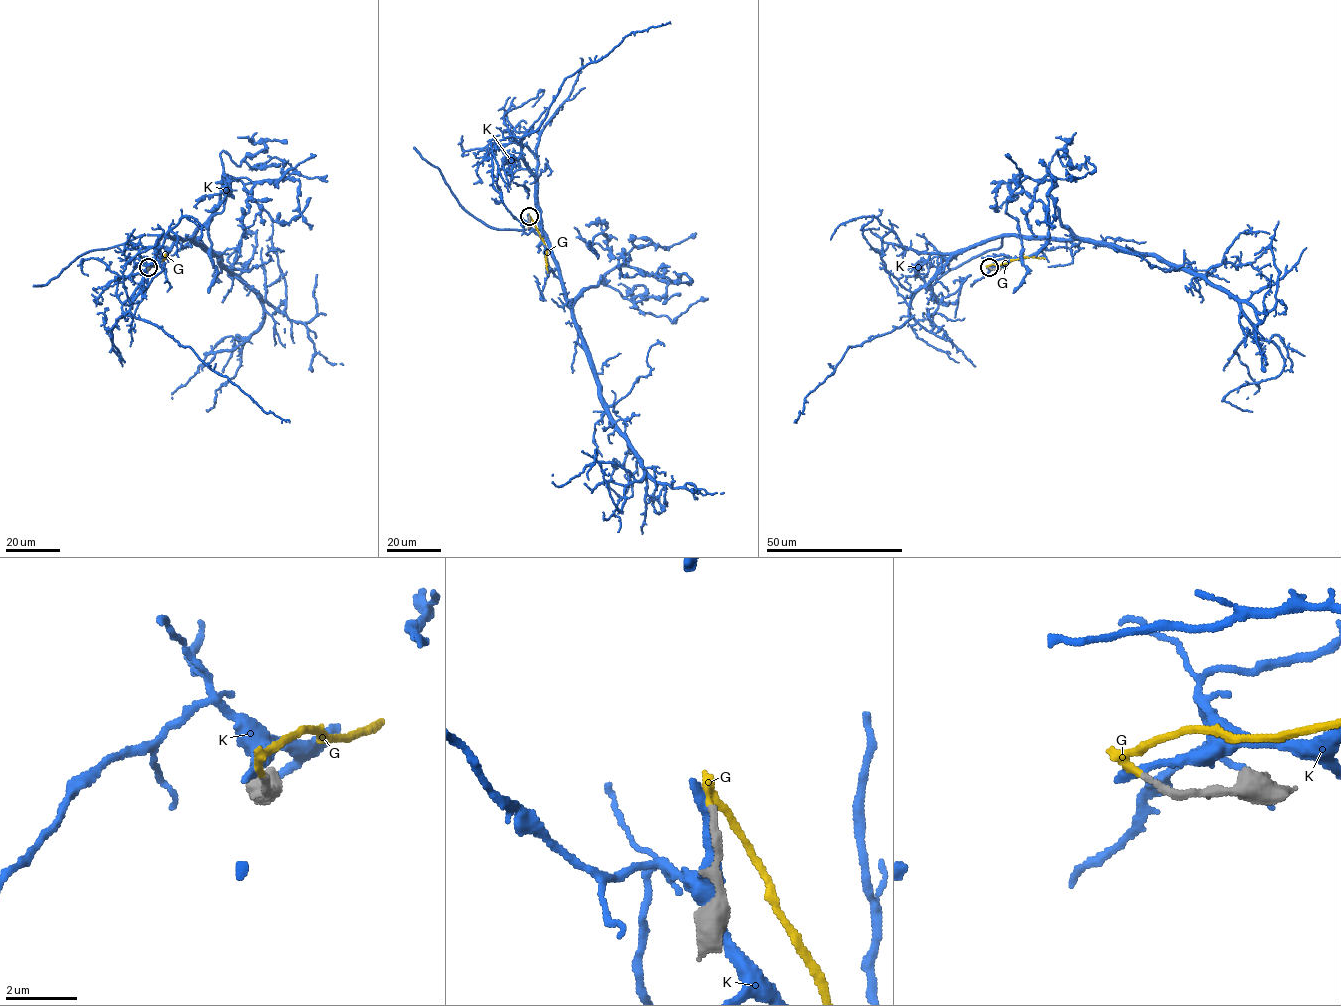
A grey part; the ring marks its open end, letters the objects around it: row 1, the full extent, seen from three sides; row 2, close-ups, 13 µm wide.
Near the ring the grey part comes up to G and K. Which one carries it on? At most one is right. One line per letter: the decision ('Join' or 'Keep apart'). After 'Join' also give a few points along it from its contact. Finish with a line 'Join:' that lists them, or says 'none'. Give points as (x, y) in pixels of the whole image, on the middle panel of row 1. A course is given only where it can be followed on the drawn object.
G: Join. Its course: (529, 216), (545, 248), (547, 273)
K: Keep apart
Join: G

